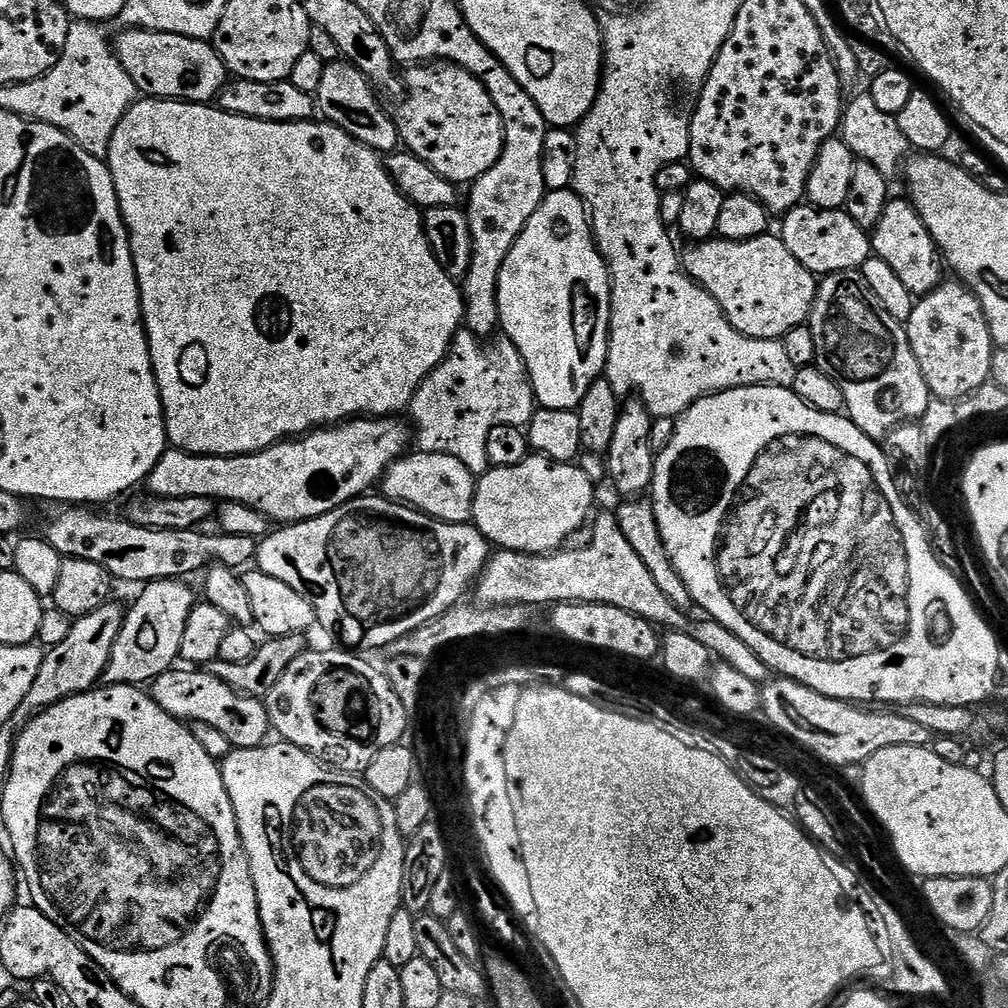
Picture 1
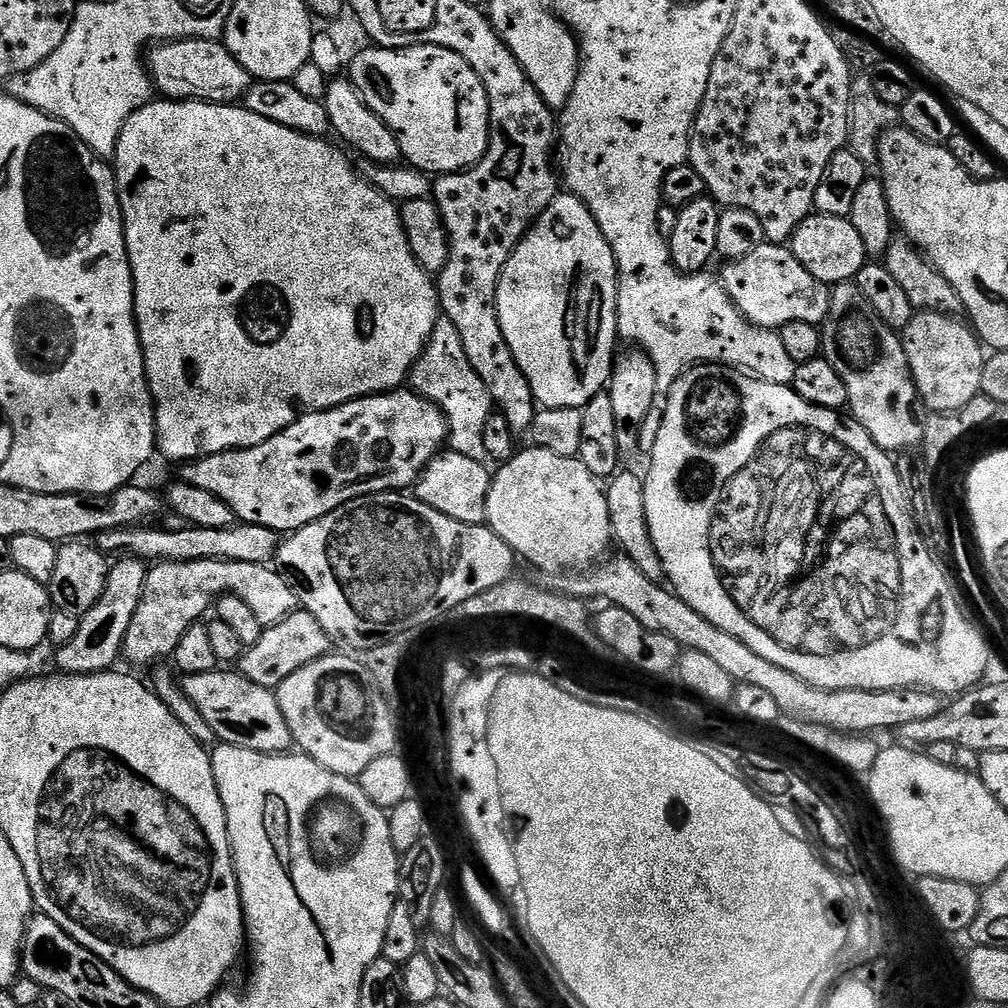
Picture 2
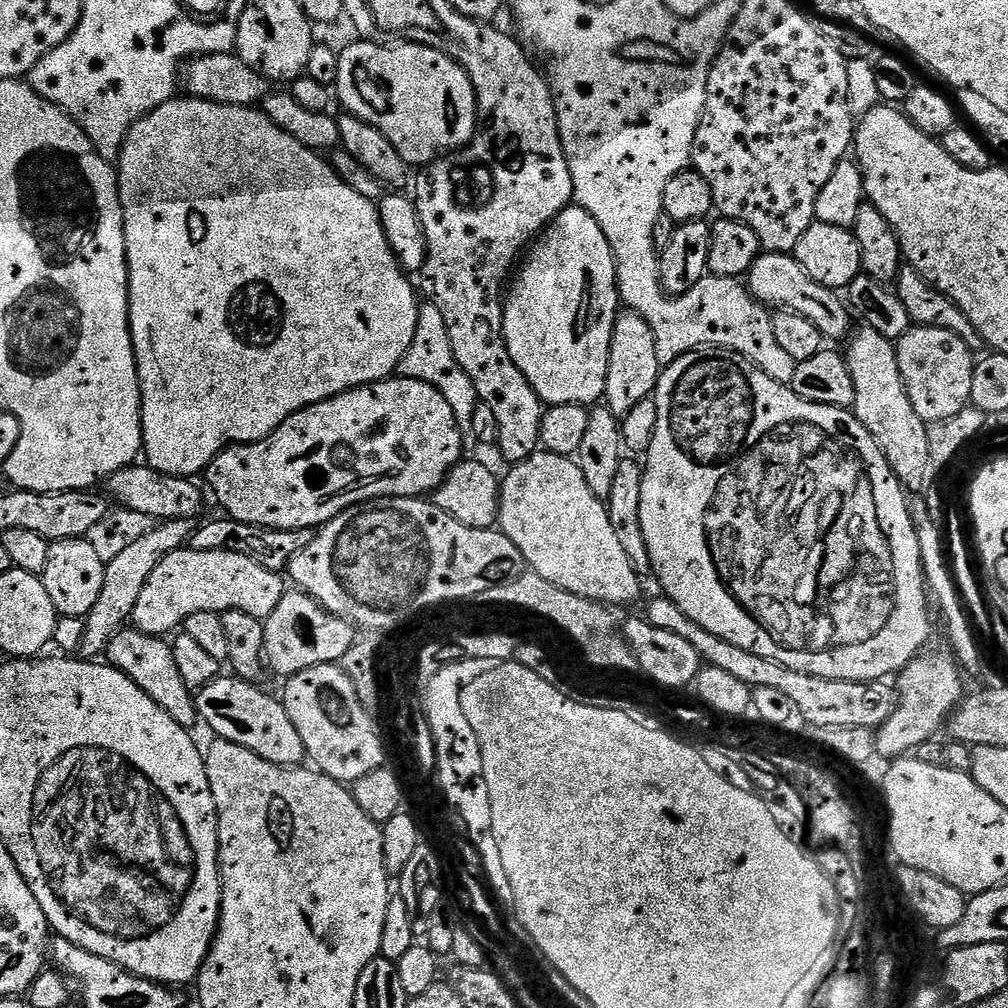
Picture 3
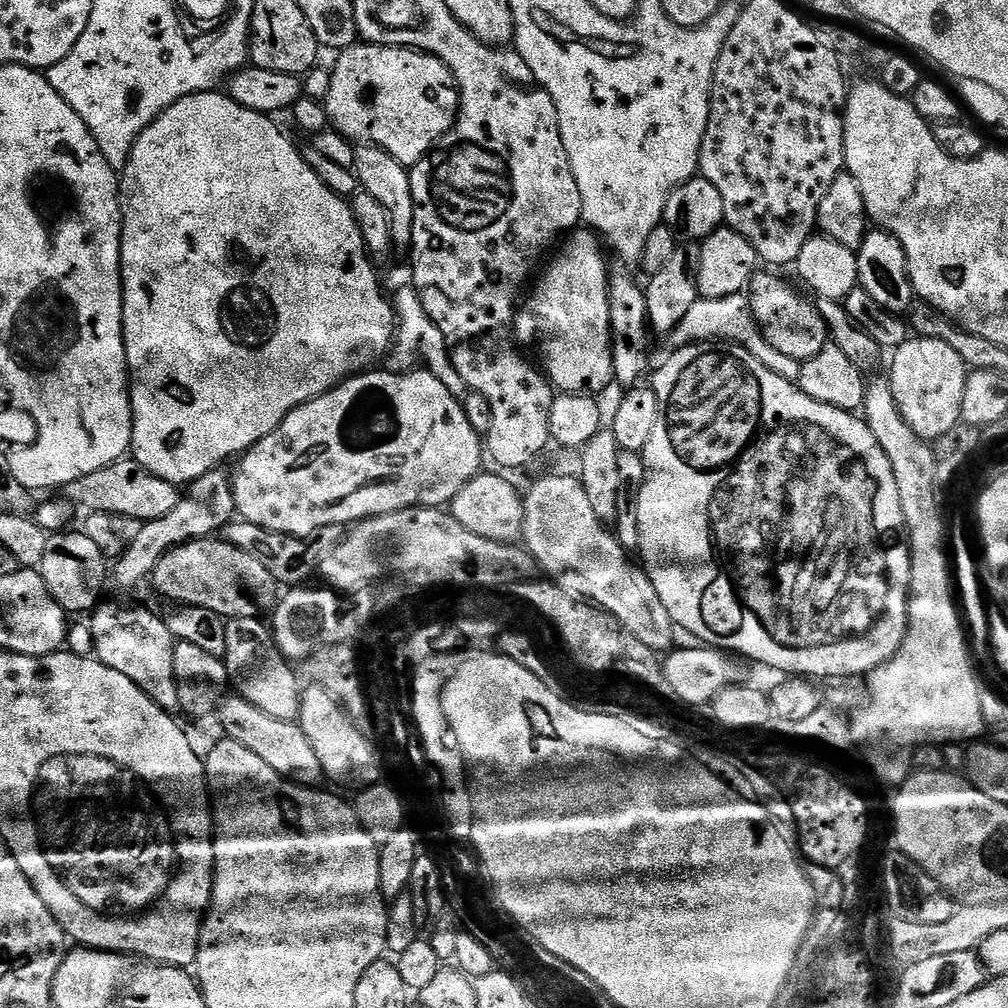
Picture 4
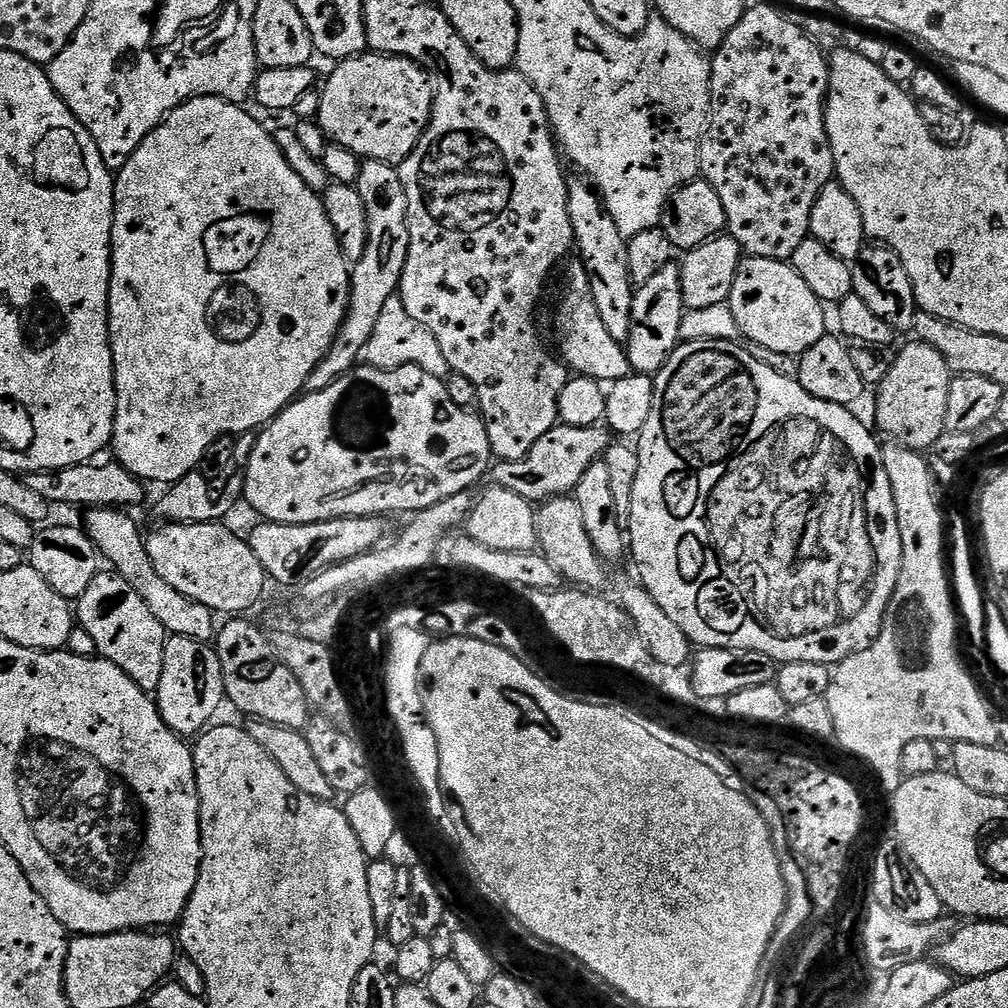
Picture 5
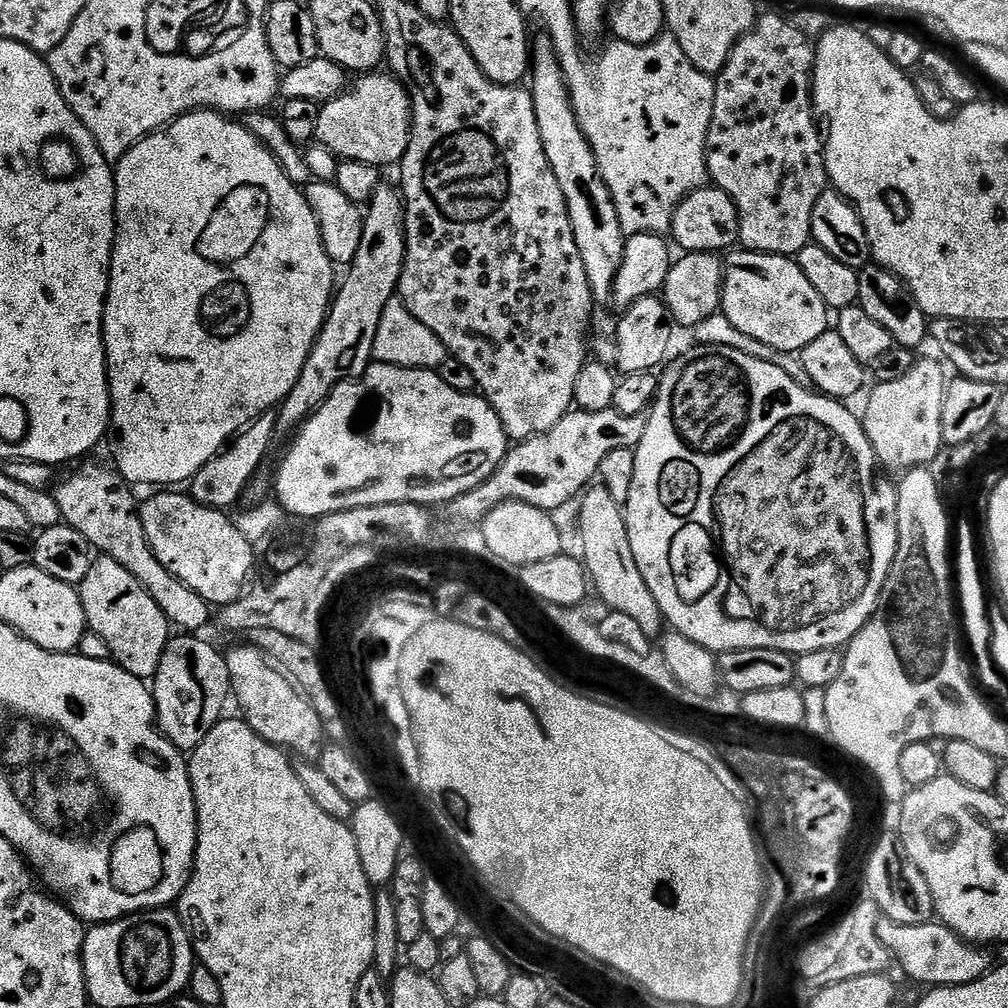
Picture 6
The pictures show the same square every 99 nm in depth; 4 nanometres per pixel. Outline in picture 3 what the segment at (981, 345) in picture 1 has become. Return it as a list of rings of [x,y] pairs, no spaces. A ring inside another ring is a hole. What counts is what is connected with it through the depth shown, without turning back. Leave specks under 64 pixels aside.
[[[913,326],[908,333],[895,341],[898,364],[902,370],[904,384],[908,387],[910,400],[914,402],[914,410],[918,410],[918,418],[922,418],[928,424],[933,424],[946,418],[954,418],[963,408],[969,407],[974,386],[974,370],[976,360],[973,349],[958,338],[958,334],[950,334],[950,330],[941,328],[922,328]]]

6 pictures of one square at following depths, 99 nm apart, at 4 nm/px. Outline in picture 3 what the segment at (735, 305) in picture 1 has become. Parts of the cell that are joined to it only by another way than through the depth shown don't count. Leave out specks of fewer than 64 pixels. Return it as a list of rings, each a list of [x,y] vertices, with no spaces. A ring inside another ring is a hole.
[[[764,252],[753,262],[746,277],[746,287],[761,304],[771,306],[776,310],[796,312],[802,318],[814,322],[814,326],[818,326],[825,341],[847,341],[853,331],[852,320],[854,321],[854,316],[845,297],[837,289],[827,288],[814,282],[814,278],[810,278],[810,274],[806,274],[806,270],[802,270],[795,255],[782,252]]]

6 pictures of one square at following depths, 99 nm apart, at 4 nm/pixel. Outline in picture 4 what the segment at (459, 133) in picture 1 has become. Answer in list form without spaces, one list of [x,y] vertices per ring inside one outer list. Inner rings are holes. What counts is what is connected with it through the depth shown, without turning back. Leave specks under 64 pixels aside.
[[[367,42],[354,43],[349,48],[343,49],[337,56],[340,57],[336,60],[336,68],[331,69],[330,90],[322,103],[328,112],[329,125],[343,136],[347,136],[349,140],[360,144],[372,144],[375,148],[386,150],[386,154],[394,154],[394,158],[398,158],[398,162],[411,166],[418,163],[423,156],[427,156],[452,127],[460,107],[460,89],[456,87],[456,79],[452,77],[451,70],[438,57],[431,56],[428,52],[419,52],[416,48],[399,48],[389,44],[369,44]]]

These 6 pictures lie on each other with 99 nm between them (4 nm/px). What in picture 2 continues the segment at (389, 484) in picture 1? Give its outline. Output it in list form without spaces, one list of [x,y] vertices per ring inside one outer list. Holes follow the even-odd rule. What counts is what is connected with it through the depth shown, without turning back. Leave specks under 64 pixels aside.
[[[451,450],[445,451],[426,465],[424,473],[416,480],[414,495],[417,500],[426,502],[426,506],[434,506],[434,510],[438,510],[438,514],[446,514],[450,518],[458,518],[458,522],[463,524],[485,523],[486,498],[490,494],[493,478],[493,473],[490,471],[490,468],[488,472],[487,466],[489,467],[487,463],[474,458],[466,458],[466,454],[458,454]]]

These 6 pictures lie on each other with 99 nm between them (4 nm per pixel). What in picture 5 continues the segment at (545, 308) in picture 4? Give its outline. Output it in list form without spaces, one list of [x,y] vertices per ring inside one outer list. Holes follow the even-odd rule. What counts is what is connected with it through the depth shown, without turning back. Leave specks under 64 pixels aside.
[[[583,263],[576,264],[570,270],[568,286],[558,314],[562,358],[579,375],[594,377],[601,382],[621,380],[632,372],[627,351],[621,341],[610,337],[610,332],[602,321],[597,304],[593,300],[591,273]]]

